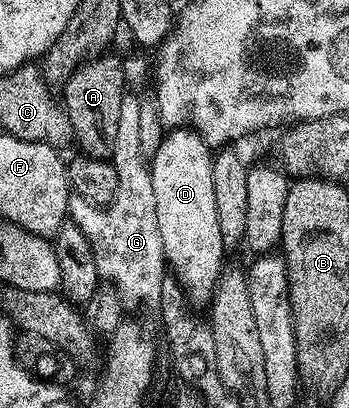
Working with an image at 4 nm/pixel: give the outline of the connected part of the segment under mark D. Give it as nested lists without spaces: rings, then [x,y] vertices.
[[[182,126],[166,131],[158,152],[152,156],[149,164],[151,187],[155,189],[155,214],[159,217],[159,238],[163,238],[163,254],[168,271],[176,276],[186,299],[194,305],[202,306],[212,301],[213,292],[217,289],[217,280],[227,264],[227,249],[223,242],[223,234],[219,234],[215,189],[211,183],[213,158],[214,153],[205,143],[205,139],[193,131],[192,127]]]

